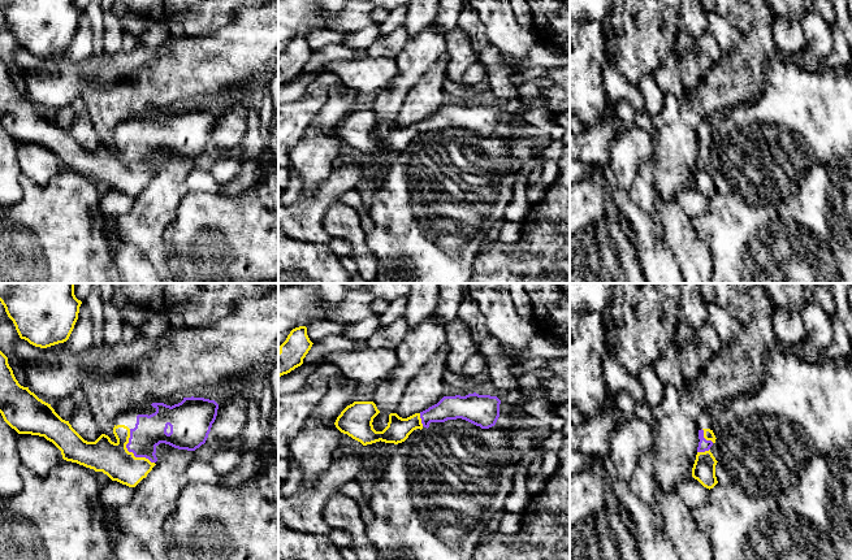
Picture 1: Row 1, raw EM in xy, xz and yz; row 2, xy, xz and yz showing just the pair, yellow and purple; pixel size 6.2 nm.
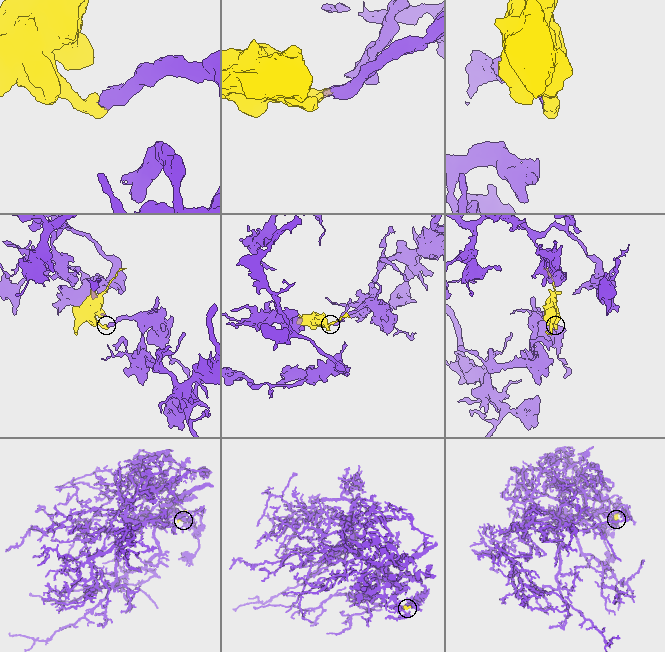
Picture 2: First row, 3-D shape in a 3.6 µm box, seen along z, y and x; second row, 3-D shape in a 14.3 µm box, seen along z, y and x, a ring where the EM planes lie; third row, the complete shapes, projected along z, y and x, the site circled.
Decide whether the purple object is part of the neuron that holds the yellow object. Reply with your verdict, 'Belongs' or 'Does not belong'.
Belongs

